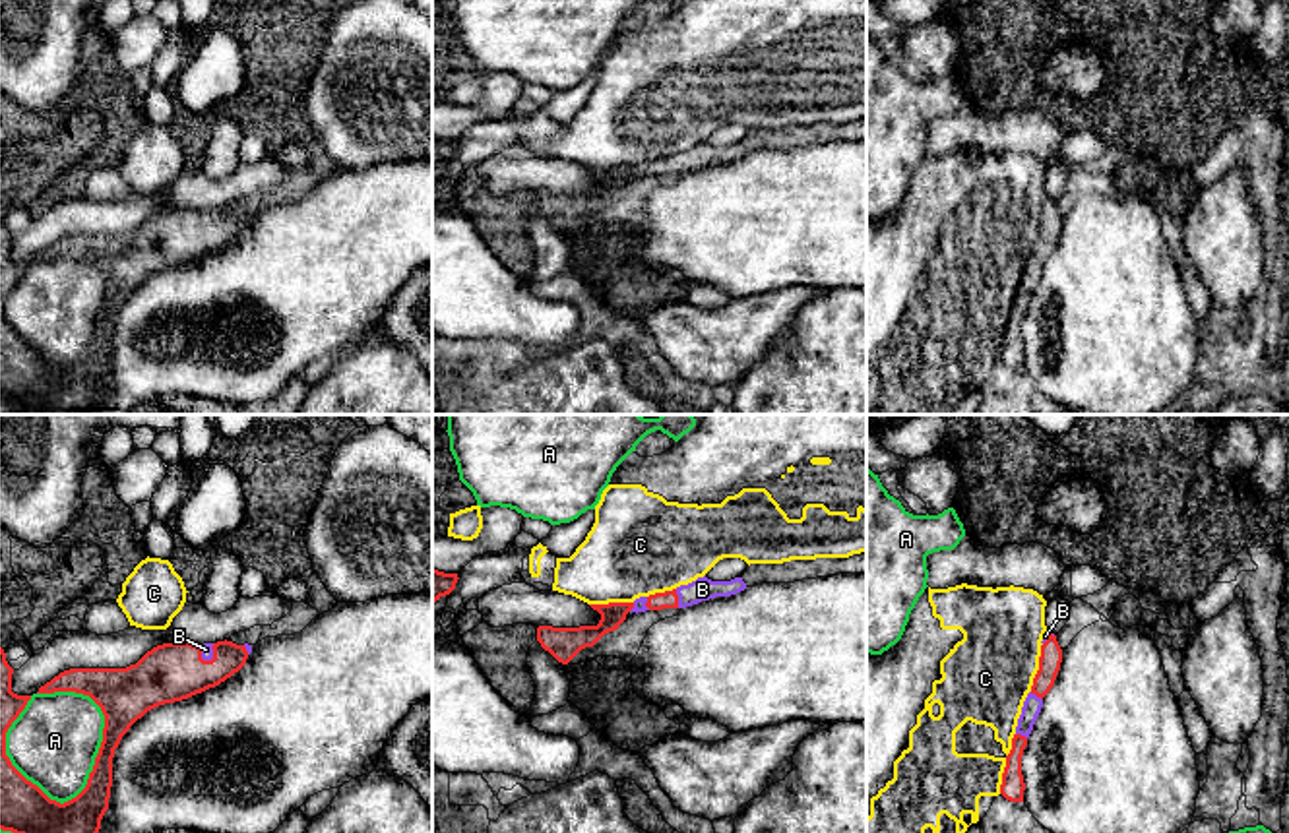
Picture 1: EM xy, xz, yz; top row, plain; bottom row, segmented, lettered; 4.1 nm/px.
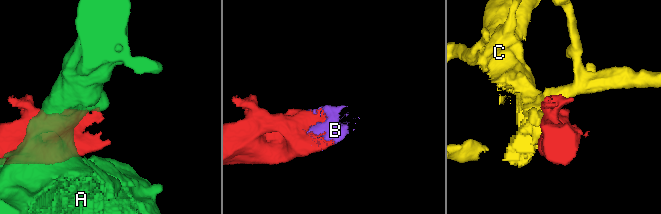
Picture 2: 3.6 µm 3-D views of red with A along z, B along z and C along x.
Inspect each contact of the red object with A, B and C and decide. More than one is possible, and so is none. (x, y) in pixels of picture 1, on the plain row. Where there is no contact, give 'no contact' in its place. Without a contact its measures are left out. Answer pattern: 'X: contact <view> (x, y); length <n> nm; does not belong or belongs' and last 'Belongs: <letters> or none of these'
A: contact xy (105, 293); length 480 nm; does not belong
B: contact xz (677, 165); length 80 nm; belongs
C: contact yz (1006, 330); length 260 nm; does not belong
Belongs: B

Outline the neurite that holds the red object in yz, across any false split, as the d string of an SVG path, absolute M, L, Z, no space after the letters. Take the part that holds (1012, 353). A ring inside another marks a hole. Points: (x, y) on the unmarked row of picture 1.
M1045 198L1041 209L1043 211L1041 211L1041 223L1039 223L1039 236L1033 244L1031 258L1023 267L1016 300L1012 304L1012 316L1006 322L1006 333L1002 339L1000 360L1010 368L1023 368L1025 349L1022 341L1022 322L1027 312L1027 304L1033 296L1033 291L1041 279L1043 263L1054 252L1054 246L1062 229L1062 215L1054 200Z

